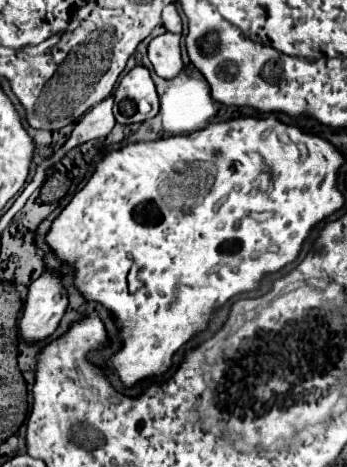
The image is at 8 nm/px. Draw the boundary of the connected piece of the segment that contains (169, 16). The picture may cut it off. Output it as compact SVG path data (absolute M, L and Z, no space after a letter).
M175 4L165 6L165 10L163 10L163 24L165 24L165 28L169 32L181 32L183 30L183 22L181 22L181 16L179 16Z

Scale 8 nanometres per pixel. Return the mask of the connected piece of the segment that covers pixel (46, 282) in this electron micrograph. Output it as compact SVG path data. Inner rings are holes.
M45 272L31 286L19 318L19 336L27 344L37 344L51 336L67 308L67 294L61 278Z

